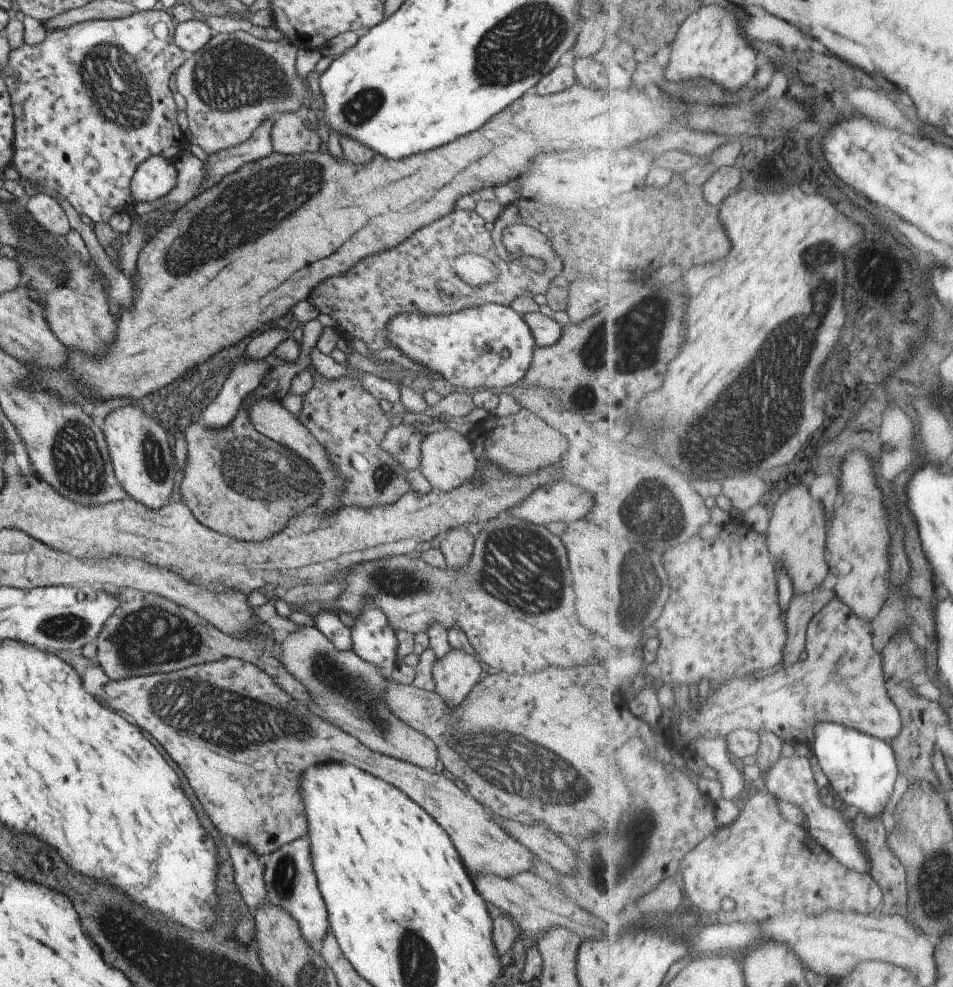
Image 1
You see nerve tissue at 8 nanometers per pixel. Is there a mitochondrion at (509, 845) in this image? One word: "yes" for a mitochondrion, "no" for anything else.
no

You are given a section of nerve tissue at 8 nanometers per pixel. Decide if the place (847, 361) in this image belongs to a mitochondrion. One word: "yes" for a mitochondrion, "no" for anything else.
yes

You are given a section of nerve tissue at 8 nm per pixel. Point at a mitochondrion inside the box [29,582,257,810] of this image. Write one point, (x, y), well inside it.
(152, 636)

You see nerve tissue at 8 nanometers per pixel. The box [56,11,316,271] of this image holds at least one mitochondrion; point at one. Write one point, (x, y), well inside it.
(233, 75)

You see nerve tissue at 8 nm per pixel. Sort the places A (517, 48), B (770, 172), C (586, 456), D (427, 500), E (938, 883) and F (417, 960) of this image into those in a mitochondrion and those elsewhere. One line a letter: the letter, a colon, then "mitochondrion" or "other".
A: mitochondrion
B: other
C: other
D: other
E: mitochondrion
F: mitochondrion

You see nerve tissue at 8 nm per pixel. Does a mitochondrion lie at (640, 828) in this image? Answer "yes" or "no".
yes

